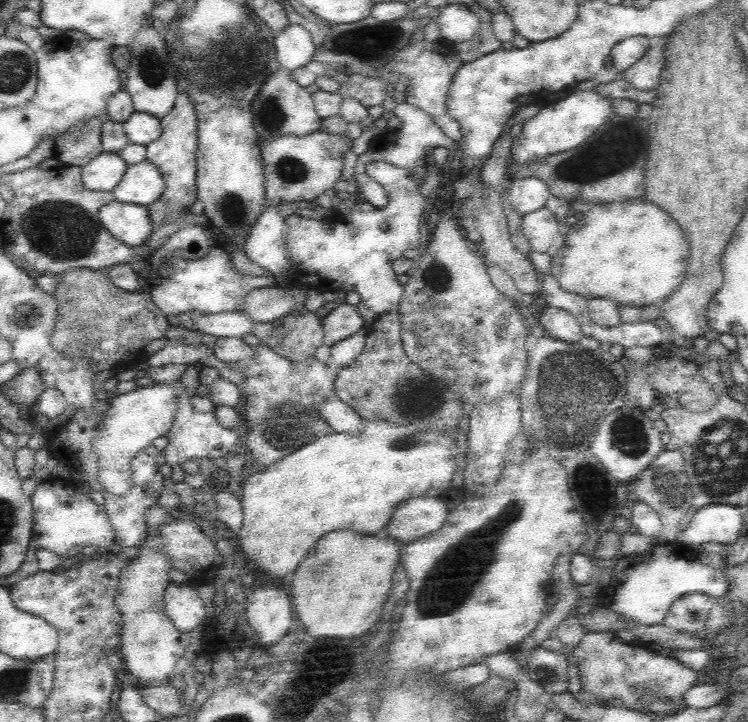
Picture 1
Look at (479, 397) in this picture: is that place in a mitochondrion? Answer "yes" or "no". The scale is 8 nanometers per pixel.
no

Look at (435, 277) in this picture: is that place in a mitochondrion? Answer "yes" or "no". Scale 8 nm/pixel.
yes

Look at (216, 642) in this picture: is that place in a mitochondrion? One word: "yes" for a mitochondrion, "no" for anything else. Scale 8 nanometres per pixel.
no

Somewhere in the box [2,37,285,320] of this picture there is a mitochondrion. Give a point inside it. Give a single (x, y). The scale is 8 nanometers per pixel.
(62, 232)

